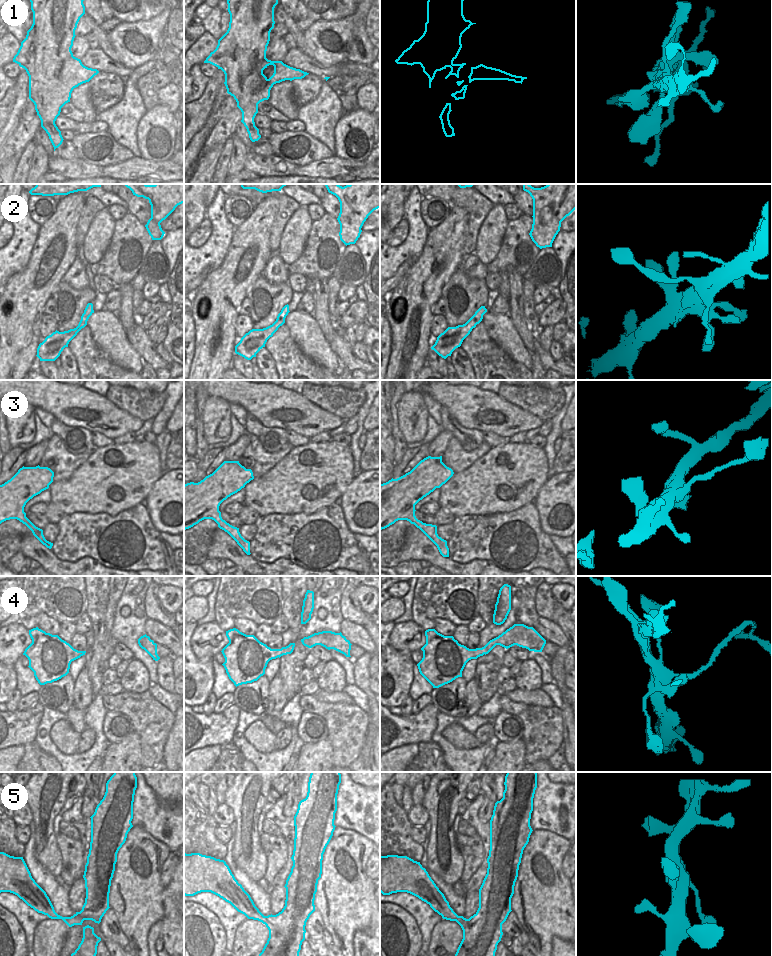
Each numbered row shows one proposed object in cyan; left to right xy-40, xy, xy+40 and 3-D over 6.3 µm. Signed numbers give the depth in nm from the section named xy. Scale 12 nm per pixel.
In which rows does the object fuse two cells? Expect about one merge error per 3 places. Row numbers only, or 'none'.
4

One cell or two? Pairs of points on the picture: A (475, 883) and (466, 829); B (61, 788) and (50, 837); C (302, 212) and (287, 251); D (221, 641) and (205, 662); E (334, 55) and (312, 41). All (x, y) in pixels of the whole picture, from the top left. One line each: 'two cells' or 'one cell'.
A: two cells
B: one cell
C: one cell
D: two cells
E: one cell

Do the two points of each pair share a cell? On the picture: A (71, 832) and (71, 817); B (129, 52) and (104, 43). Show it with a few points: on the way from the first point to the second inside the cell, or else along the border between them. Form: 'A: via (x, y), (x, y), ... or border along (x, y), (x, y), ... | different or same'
A: border along (62, 820), (71, 824), (77, 830), (80, 839) | different
B: border along (107, 32), (109, 41), (119, 61) | different

